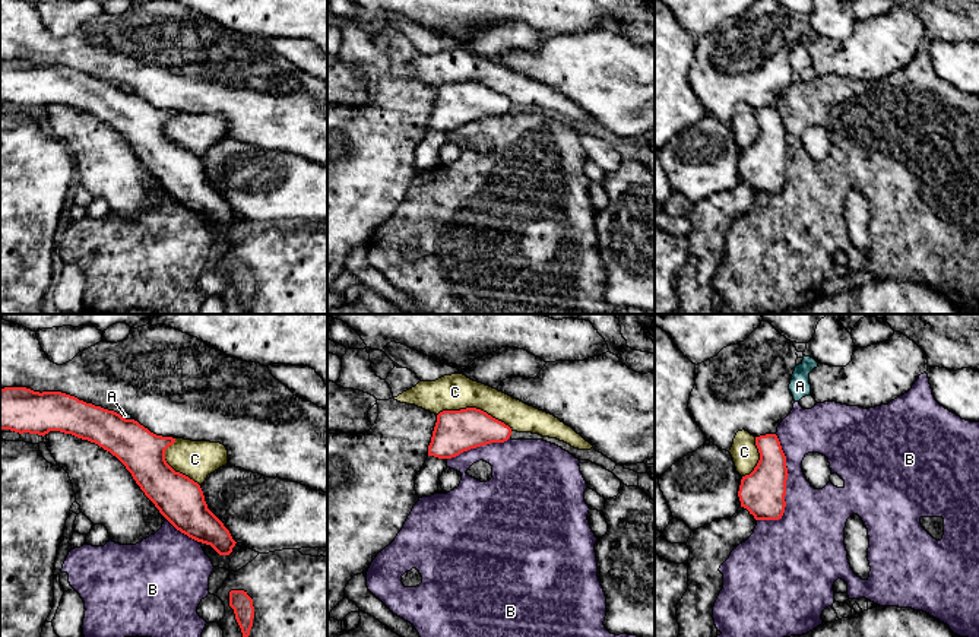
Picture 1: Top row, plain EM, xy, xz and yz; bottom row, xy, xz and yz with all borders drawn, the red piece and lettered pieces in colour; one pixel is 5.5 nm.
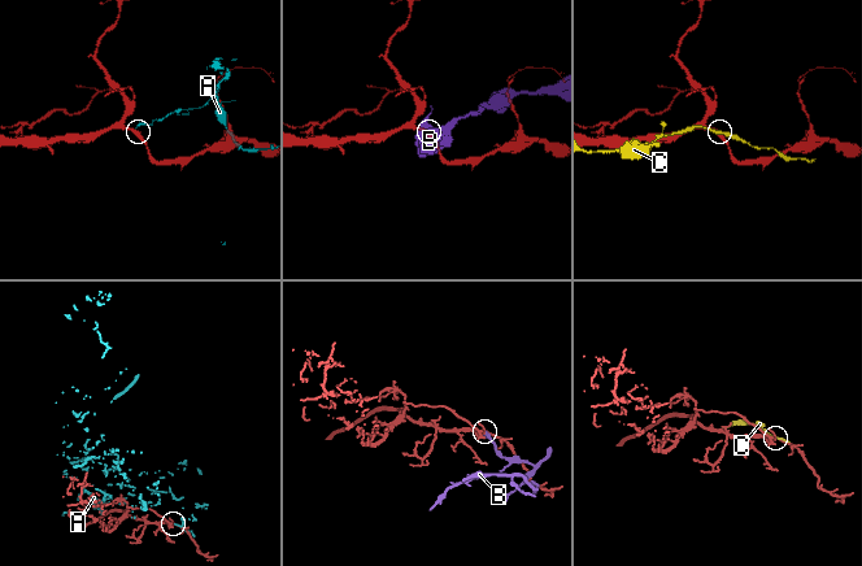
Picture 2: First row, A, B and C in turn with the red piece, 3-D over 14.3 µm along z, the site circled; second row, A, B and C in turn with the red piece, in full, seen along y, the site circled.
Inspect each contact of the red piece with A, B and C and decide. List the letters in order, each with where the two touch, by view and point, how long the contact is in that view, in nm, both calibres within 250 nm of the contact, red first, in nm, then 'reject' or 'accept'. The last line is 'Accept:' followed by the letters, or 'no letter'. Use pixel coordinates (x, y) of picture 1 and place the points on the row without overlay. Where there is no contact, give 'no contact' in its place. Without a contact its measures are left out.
A: xy (124, 91) | 90 nm | 240/30 nm | reject
B: yz (785, 159) | 500 nm | 240/340 nm | reject
C: xz (475, 81) | 420 nm | 240/200 nm | reject
Accept: no letter

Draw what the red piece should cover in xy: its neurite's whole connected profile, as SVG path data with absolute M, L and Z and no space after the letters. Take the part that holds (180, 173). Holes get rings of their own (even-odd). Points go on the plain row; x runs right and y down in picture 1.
M26 60L0 61L0 102L42 110L50 104L60 104L98 117L126 139L145 168L177 203L210 218L219 228L232 225L237 215L207 181L200 158L167 136L165 123L175 115L175 111L156 108L134 92L126 92L114 83L86 76L75 69L61 64L39 66Z

